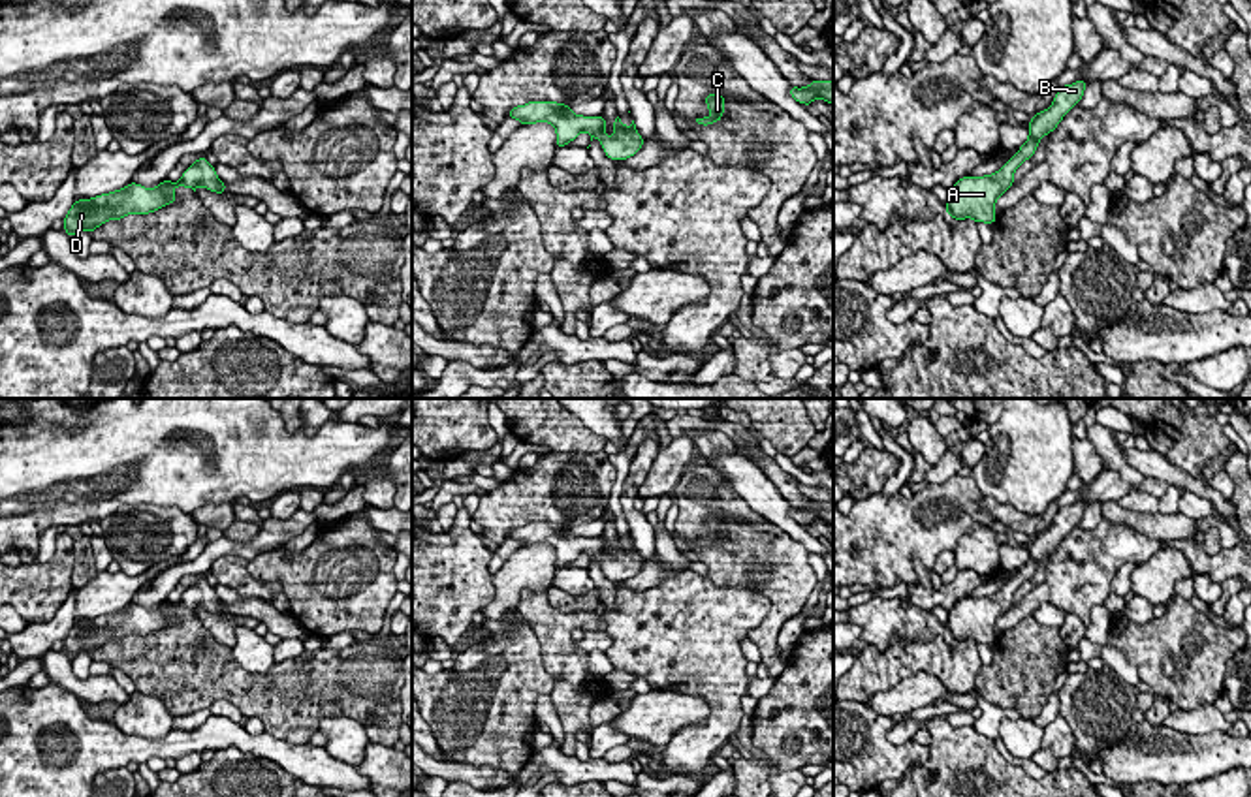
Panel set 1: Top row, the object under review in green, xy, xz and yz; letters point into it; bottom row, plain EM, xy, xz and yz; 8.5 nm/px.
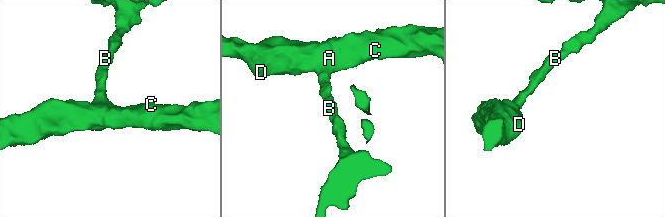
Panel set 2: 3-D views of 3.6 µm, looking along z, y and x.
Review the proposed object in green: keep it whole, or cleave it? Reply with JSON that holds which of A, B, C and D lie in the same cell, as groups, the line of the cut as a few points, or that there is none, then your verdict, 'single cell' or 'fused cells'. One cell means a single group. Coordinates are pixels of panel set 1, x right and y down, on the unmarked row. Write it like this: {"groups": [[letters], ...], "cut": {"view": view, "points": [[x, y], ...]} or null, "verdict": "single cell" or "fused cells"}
{"groups": [["A", "B", "C", "D"]], "cut": null, "verdict": "single cell"}

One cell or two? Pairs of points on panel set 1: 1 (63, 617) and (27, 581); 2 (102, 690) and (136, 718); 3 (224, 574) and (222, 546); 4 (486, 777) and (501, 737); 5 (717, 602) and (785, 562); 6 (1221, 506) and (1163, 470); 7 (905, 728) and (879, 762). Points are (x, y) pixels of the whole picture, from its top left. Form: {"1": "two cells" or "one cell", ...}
{"1": "two cells", "2": "two cells", "3": "two cells", "4": "two cells", "5": "two cells", "6": "one cell", "7": "two cells"}

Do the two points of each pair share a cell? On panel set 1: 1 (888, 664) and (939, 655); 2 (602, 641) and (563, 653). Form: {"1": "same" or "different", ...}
{"1": "same", "2": "different"}

